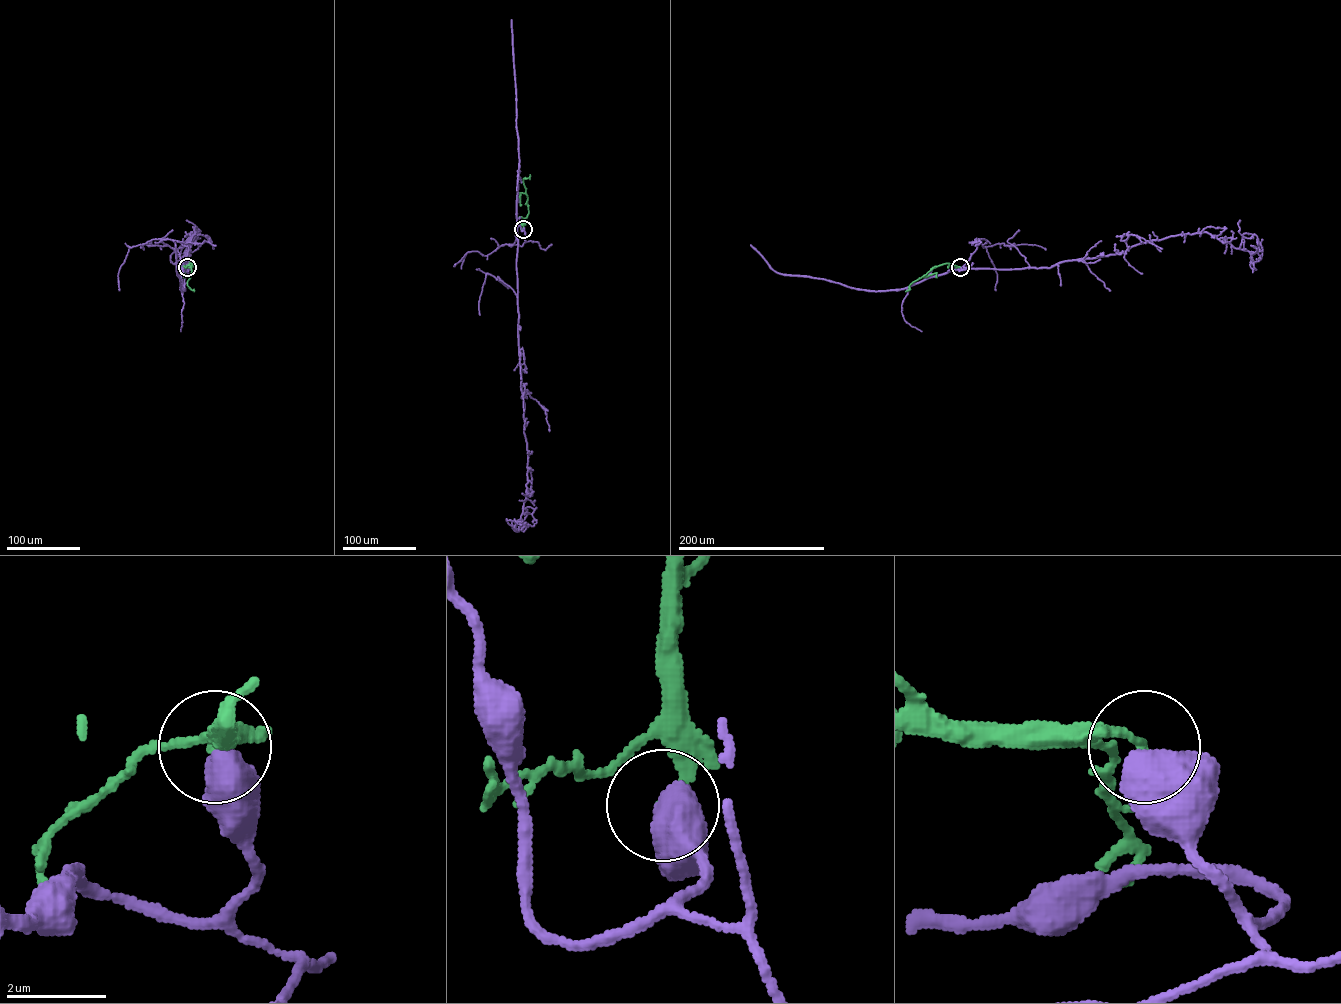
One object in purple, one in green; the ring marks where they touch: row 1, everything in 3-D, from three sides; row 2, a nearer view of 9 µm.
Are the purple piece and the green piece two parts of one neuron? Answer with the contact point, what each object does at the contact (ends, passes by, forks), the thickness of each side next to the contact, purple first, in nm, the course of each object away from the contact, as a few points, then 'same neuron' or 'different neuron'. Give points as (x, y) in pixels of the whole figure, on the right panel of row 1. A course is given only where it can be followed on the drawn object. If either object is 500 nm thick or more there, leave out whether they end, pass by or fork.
place (960, 267); calibres 700 and 180 nm; course purple (960, 267), (1049, 268), (1204, 232), (1248, 251), (1251, 263), (1262, 239); course green (960, 267), (948, 263), (934, 267), (905, 291); different neuron

